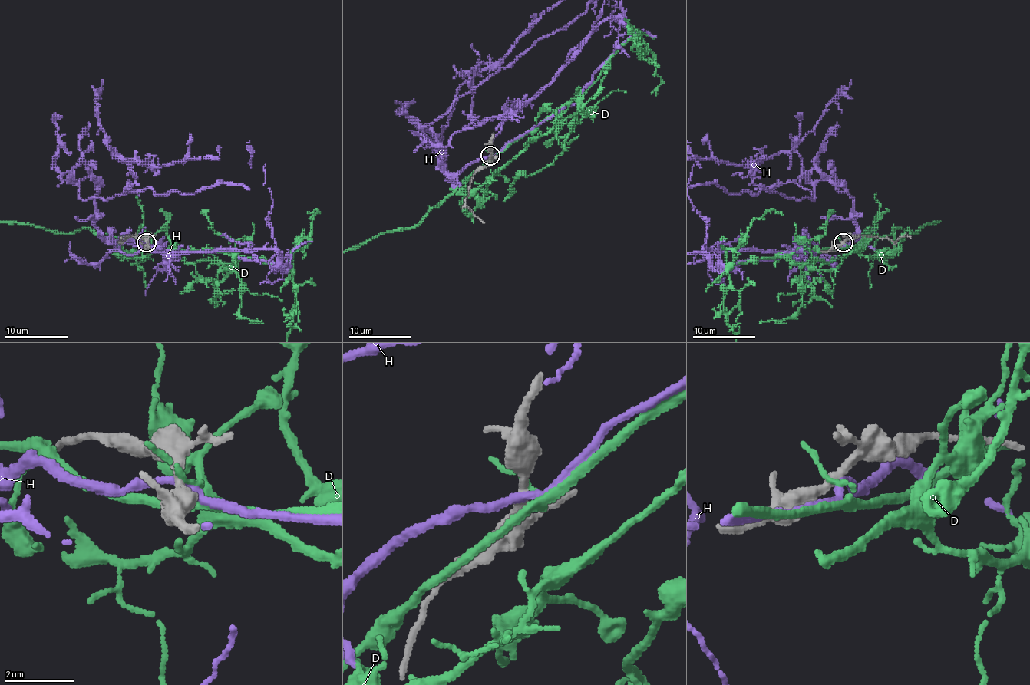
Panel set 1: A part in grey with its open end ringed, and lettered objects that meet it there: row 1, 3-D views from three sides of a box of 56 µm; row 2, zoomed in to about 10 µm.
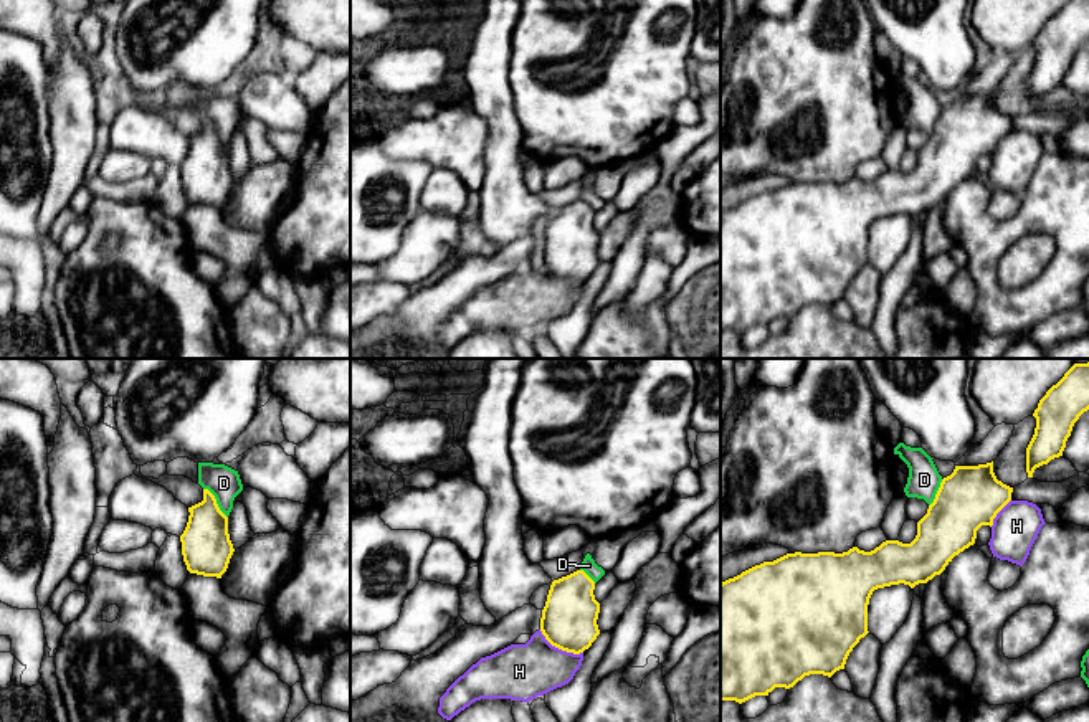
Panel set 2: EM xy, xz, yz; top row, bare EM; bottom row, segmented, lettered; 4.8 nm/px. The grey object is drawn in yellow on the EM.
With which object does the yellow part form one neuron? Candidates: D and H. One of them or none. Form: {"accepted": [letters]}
{"accepted": ["H"]}

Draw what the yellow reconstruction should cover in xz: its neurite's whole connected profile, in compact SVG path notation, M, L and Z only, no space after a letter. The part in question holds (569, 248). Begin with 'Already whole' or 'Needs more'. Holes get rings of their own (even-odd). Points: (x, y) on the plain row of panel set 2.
Needs more. M583 200L554 210L542 240L540 259L525 274L511 274L473 294L440 327L438 344L451 350L481 329L529 332L537 325L568 314L582 296L583 281L600 264L597 254L600 233L595 230L593 220L595 211Z

